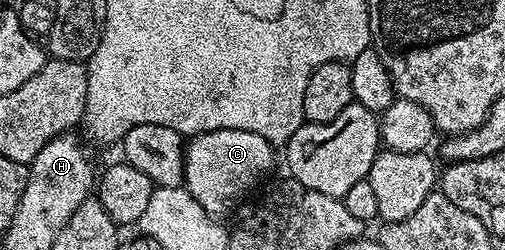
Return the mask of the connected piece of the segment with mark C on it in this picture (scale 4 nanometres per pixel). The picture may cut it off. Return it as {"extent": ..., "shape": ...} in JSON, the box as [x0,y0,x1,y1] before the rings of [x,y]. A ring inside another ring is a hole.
{"extent":[184,131,275,215],"shape":[[[207,131],[188,138],[184,146],[185,180],[184,188],[196,199],[204,209],[211,214],[221,215],[224,209],[229,209],[240,197],[245,197],[273,169],[273,153],[275,147],[263,135],[255,135],[255,131]]]}

